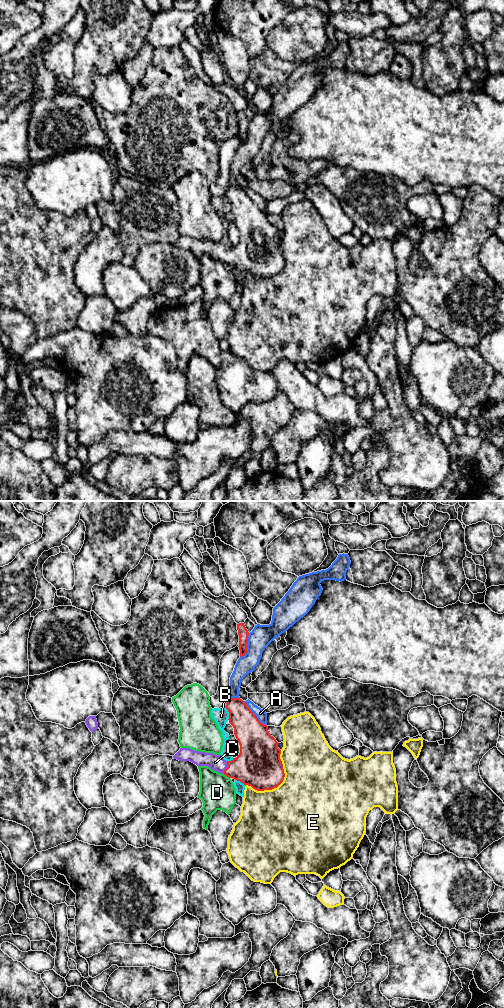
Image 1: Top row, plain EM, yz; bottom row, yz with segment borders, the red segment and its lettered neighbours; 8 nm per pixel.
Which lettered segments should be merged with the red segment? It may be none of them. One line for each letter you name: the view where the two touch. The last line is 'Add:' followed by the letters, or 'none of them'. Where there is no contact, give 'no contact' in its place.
C: meets red in yz
Add: C

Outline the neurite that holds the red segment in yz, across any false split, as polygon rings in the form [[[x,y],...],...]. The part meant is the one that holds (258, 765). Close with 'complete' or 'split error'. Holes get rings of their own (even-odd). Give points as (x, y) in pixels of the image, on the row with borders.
[[[240,698],[229,699],[225,707],[240,745],[236,758],[226,761],[221,755],[189,748],[180,748],[173,758],[190,761],[197,766],[208,766],[257,791],[277,788],[283,782],[285,773],[280,759],[281,750],[269,733],[268,726],[261,723]]]; split error

